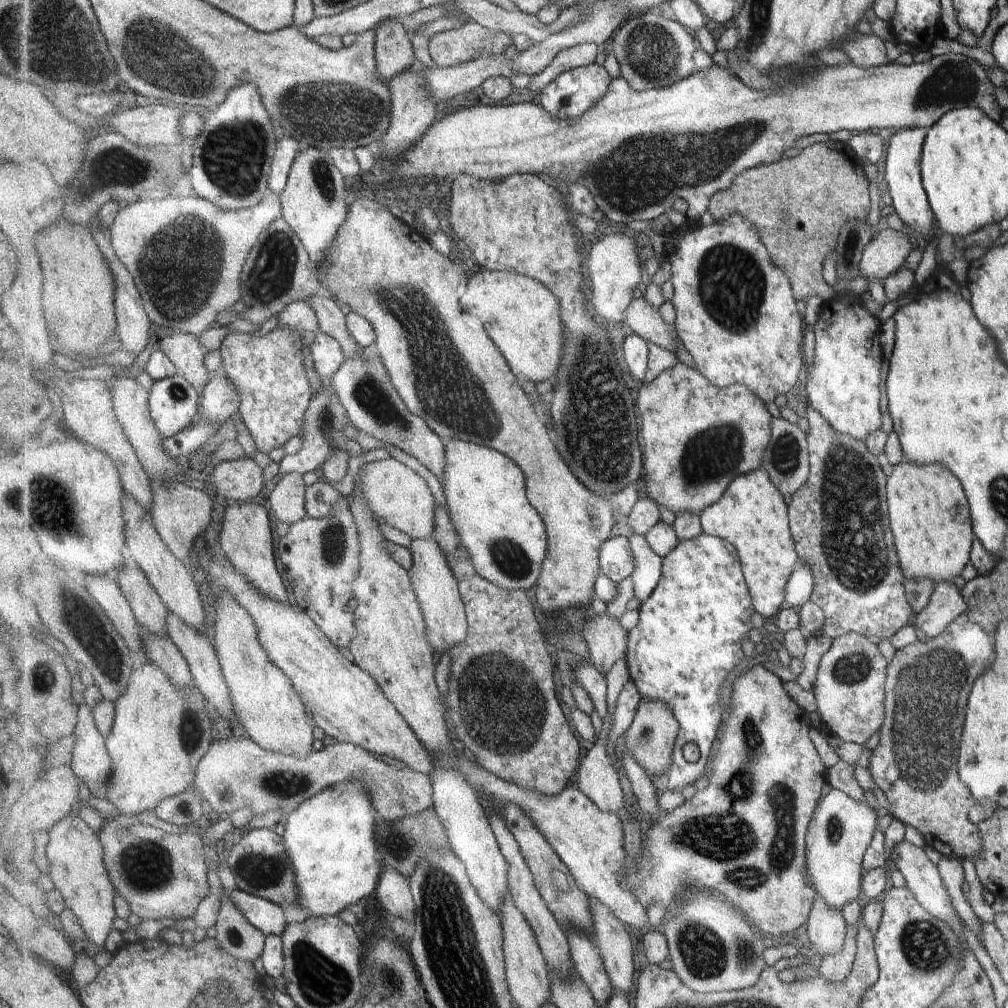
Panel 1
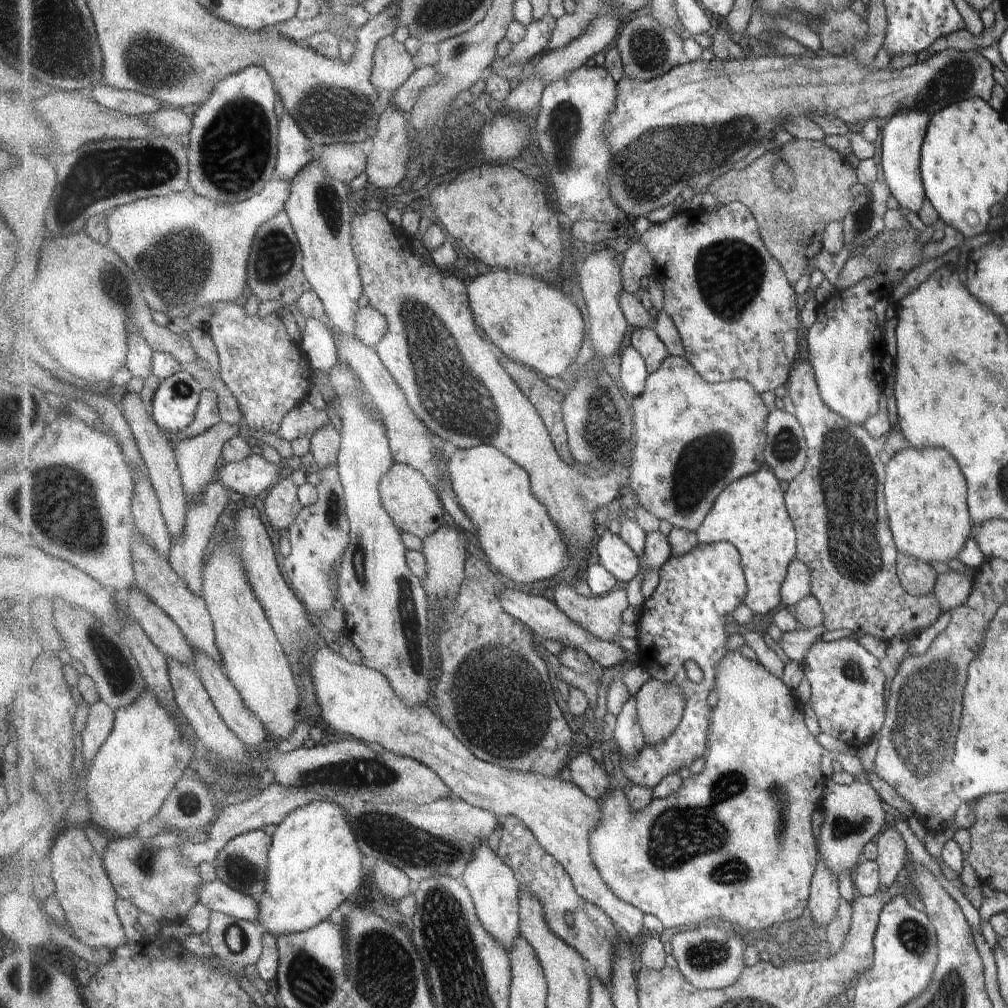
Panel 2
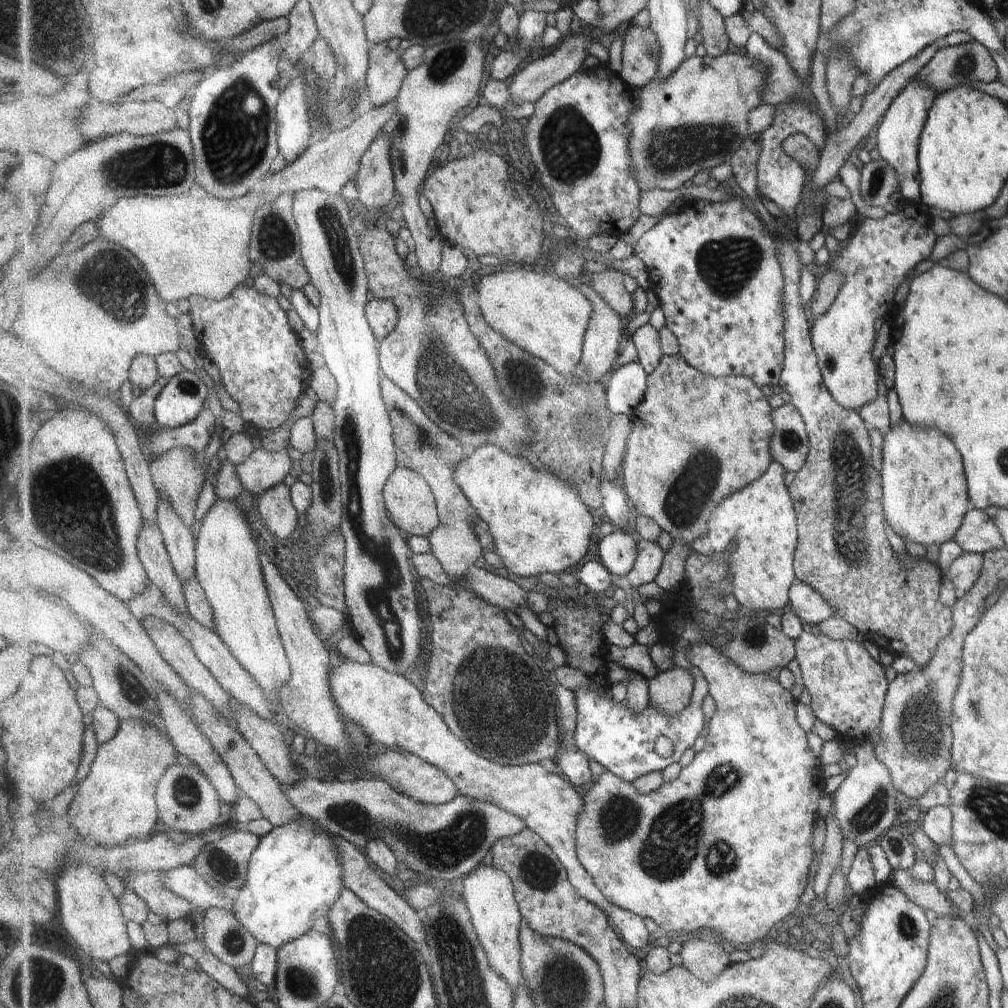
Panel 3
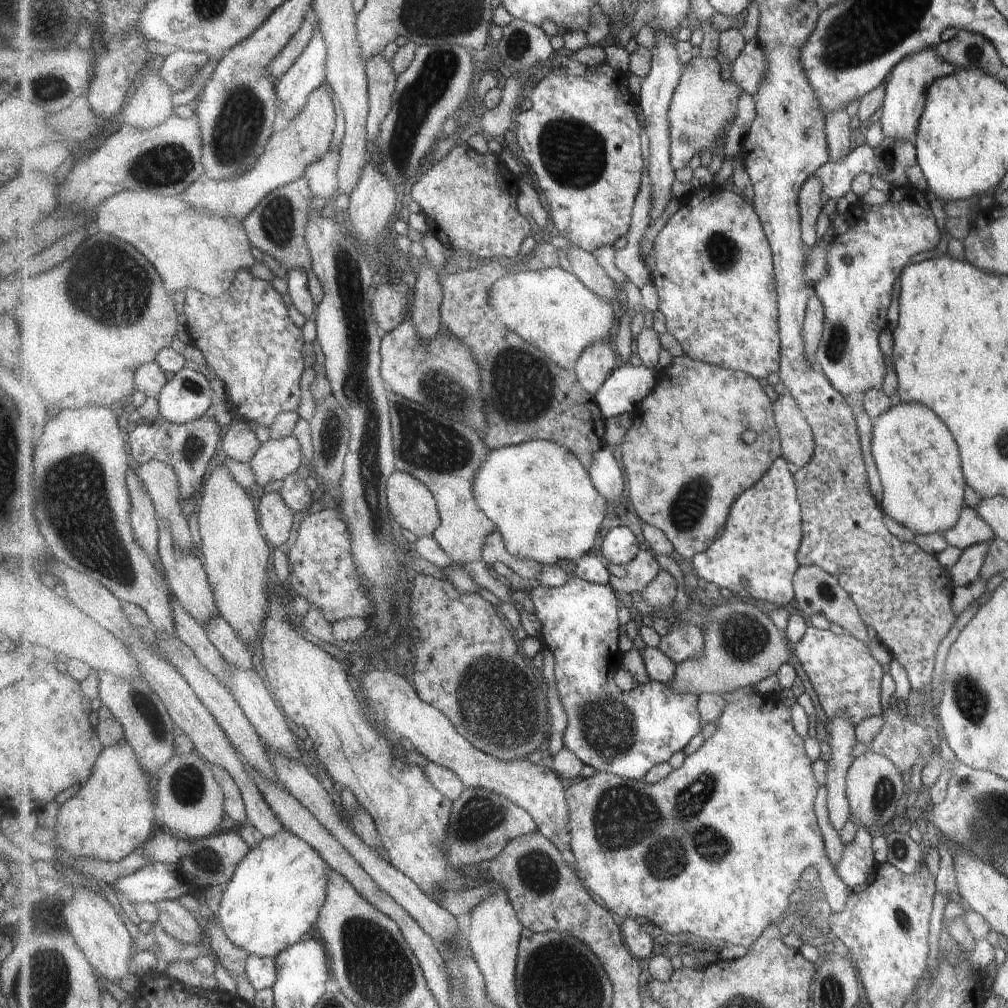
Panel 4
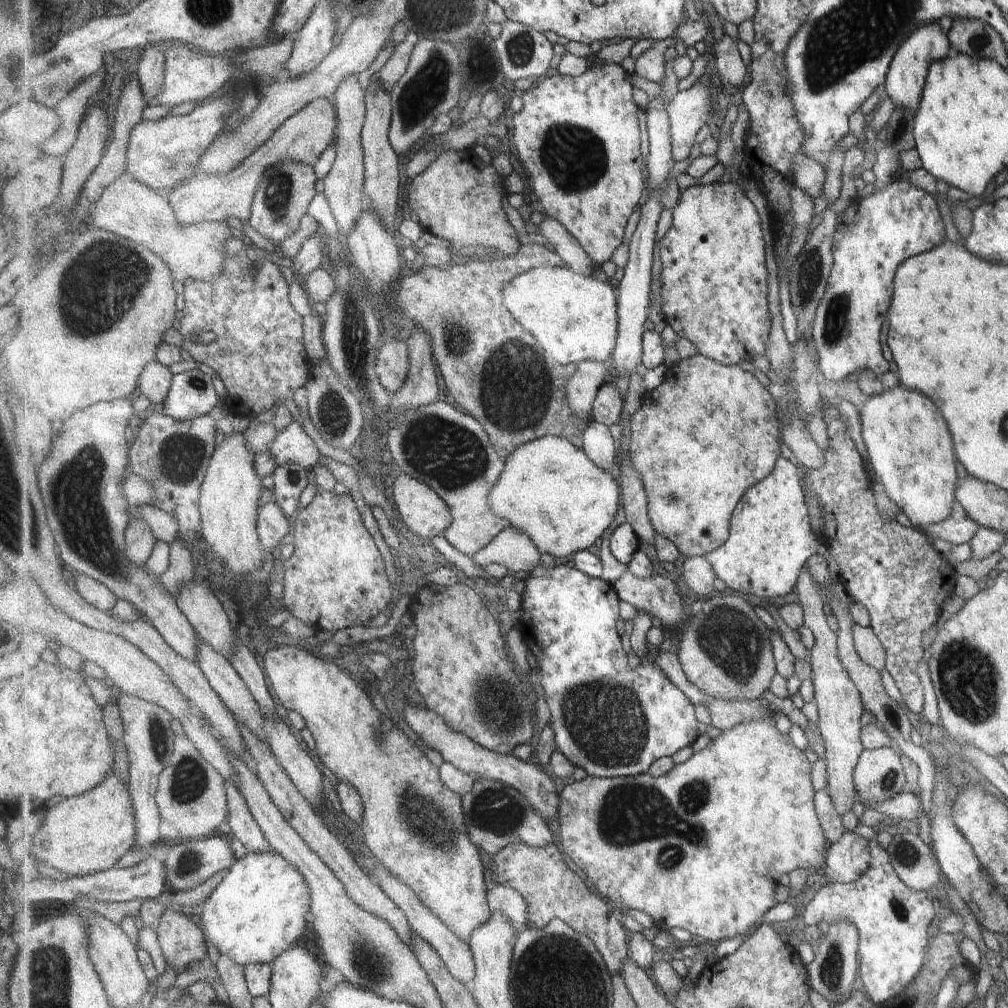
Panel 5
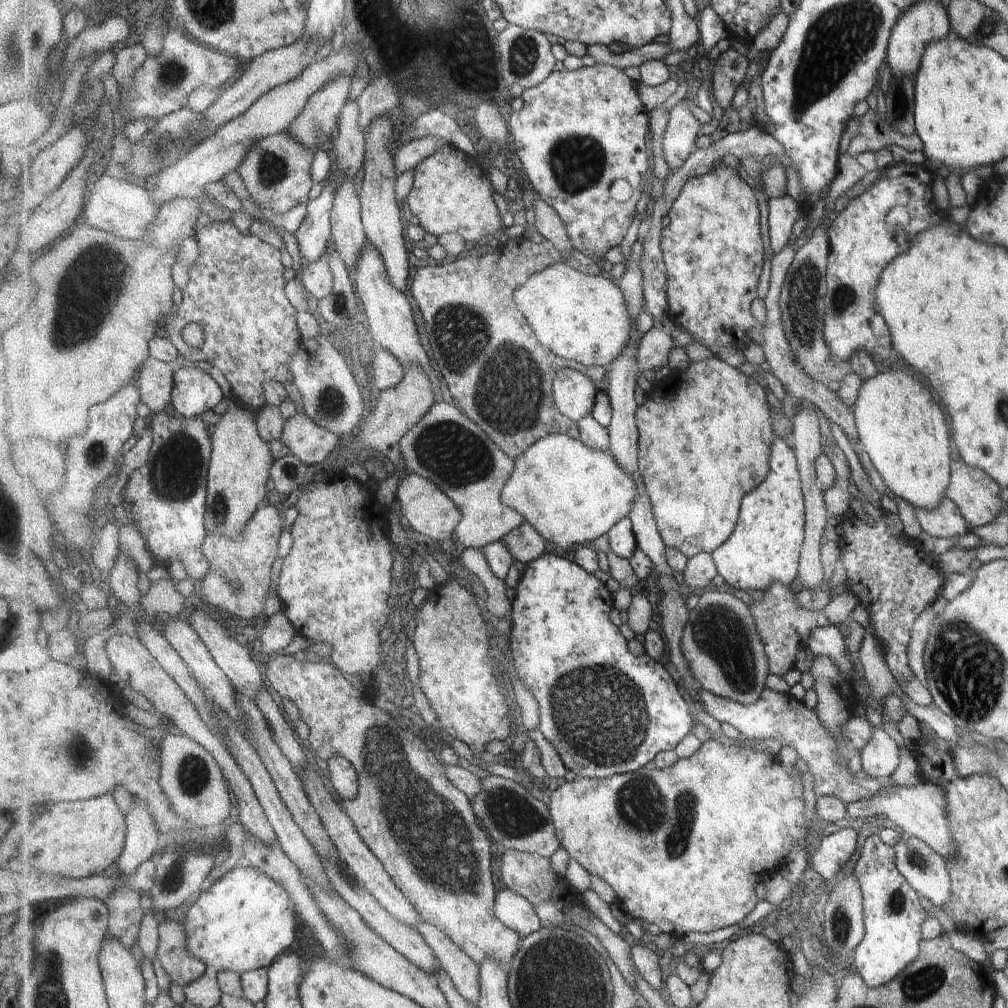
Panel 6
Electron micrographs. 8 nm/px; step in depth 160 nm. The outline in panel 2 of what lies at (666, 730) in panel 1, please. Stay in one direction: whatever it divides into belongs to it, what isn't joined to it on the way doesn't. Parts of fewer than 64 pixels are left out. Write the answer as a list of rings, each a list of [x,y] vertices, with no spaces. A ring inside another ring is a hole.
[[[652,676],[637,693],[639,720],[646,743],[664,743],[681,724],[686,694],[679,683]]]

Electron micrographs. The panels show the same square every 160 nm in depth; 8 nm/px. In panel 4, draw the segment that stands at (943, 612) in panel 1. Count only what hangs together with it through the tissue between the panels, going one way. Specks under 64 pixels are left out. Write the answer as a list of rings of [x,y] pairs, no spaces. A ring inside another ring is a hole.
[[[977,543],[961,551],[957,562],[947,569],[948,577],[953,586],[970,585],[978,577],[987,549],[988,543]]]

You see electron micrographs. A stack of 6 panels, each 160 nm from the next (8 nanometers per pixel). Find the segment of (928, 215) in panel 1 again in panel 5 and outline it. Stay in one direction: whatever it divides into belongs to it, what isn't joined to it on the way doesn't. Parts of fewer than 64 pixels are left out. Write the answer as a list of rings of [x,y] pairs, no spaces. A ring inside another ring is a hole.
[[[937,21],[917,26],[911,34],[907,34],[907,38],[895,50],[895,54],[889,62],[884,82],[881,85],[881,94],[889,96],[889,100],[893,102],[893,107],[903,106],[903,108],[909,108],[909,110],[917,109],[927,75],[927,68],[929,68],[931,62],[946,58],[950,53],[952,53],[952,49],[948,44],[946,34],[942,33]]]

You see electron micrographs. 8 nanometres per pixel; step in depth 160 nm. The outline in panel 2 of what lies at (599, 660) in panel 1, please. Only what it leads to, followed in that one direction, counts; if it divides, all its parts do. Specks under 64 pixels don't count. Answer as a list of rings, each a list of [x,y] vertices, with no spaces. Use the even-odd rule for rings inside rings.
[[[559,579],[558,583],[553,587],[550,593],[551,597],[559,605],[559,608],[571,617],[577,624],[580,624],[585,630],[597,638],[609,641],[610,643],[621,644],[626,637],[623,636],[623,612],[629,608],[628,592],[626,589],[610,592],[608,595],[600,597],[585,597],[577,594],[575,589],[571,587],[571,582]]]

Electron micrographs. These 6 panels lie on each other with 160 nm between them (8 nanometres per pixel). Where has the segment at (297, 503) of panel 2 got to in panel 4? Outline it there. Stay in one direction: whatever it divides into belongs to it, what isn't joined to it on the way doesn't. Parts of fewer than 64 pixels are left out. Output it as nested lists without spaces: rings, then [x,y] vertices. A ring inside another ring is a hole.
[[[278,490],[265,492],[258,504],[258,515],[266,538],[274,547],[286,550],[287,542],[293,532],[293,513],[286,499]]]

